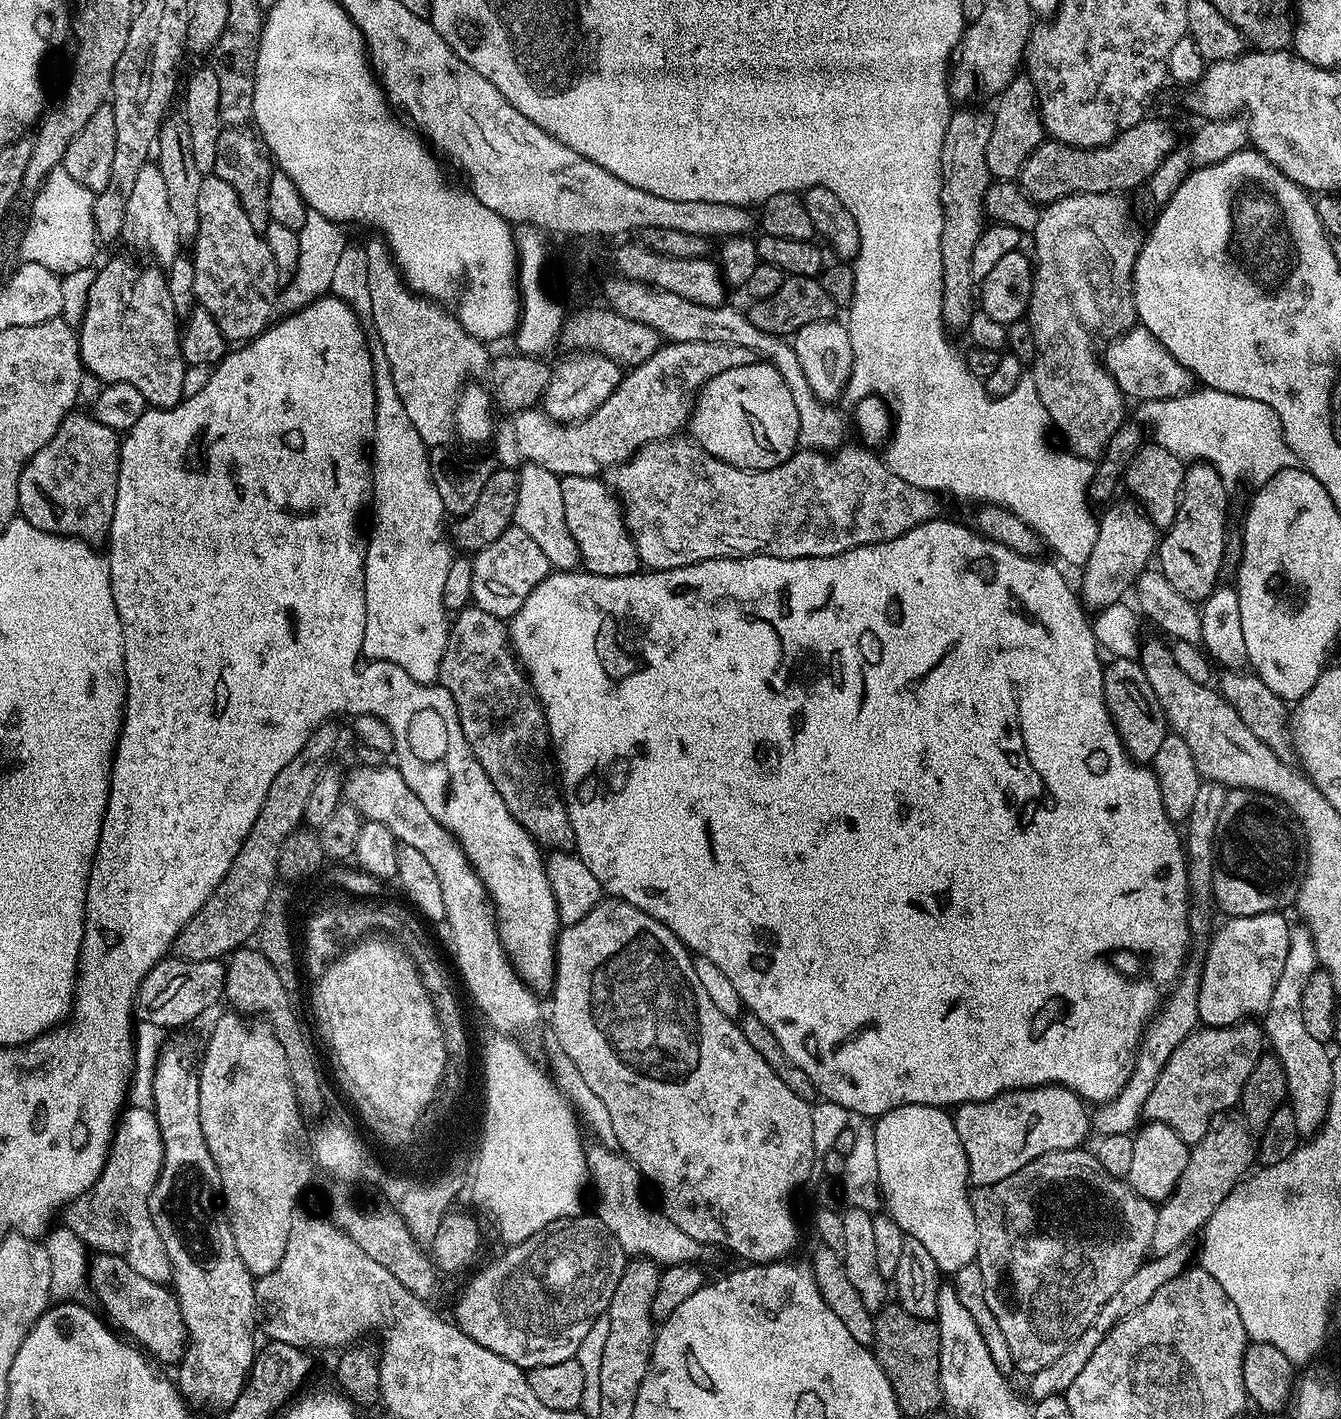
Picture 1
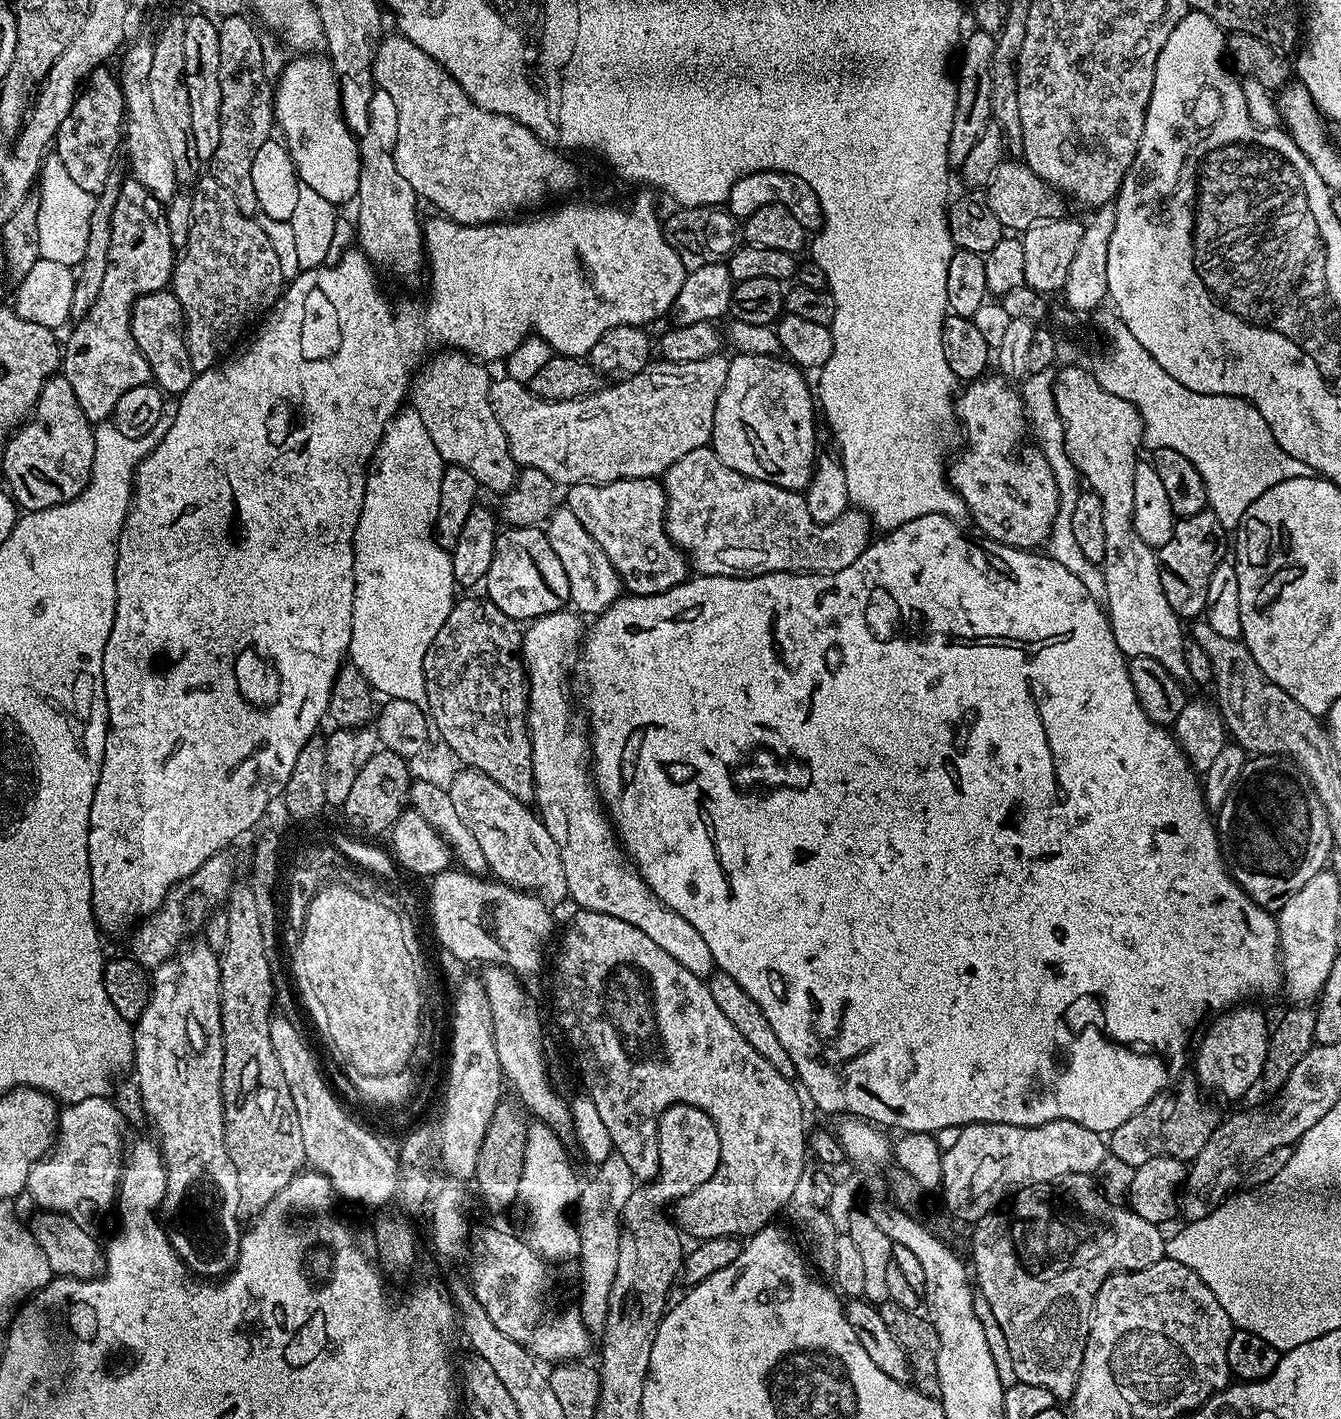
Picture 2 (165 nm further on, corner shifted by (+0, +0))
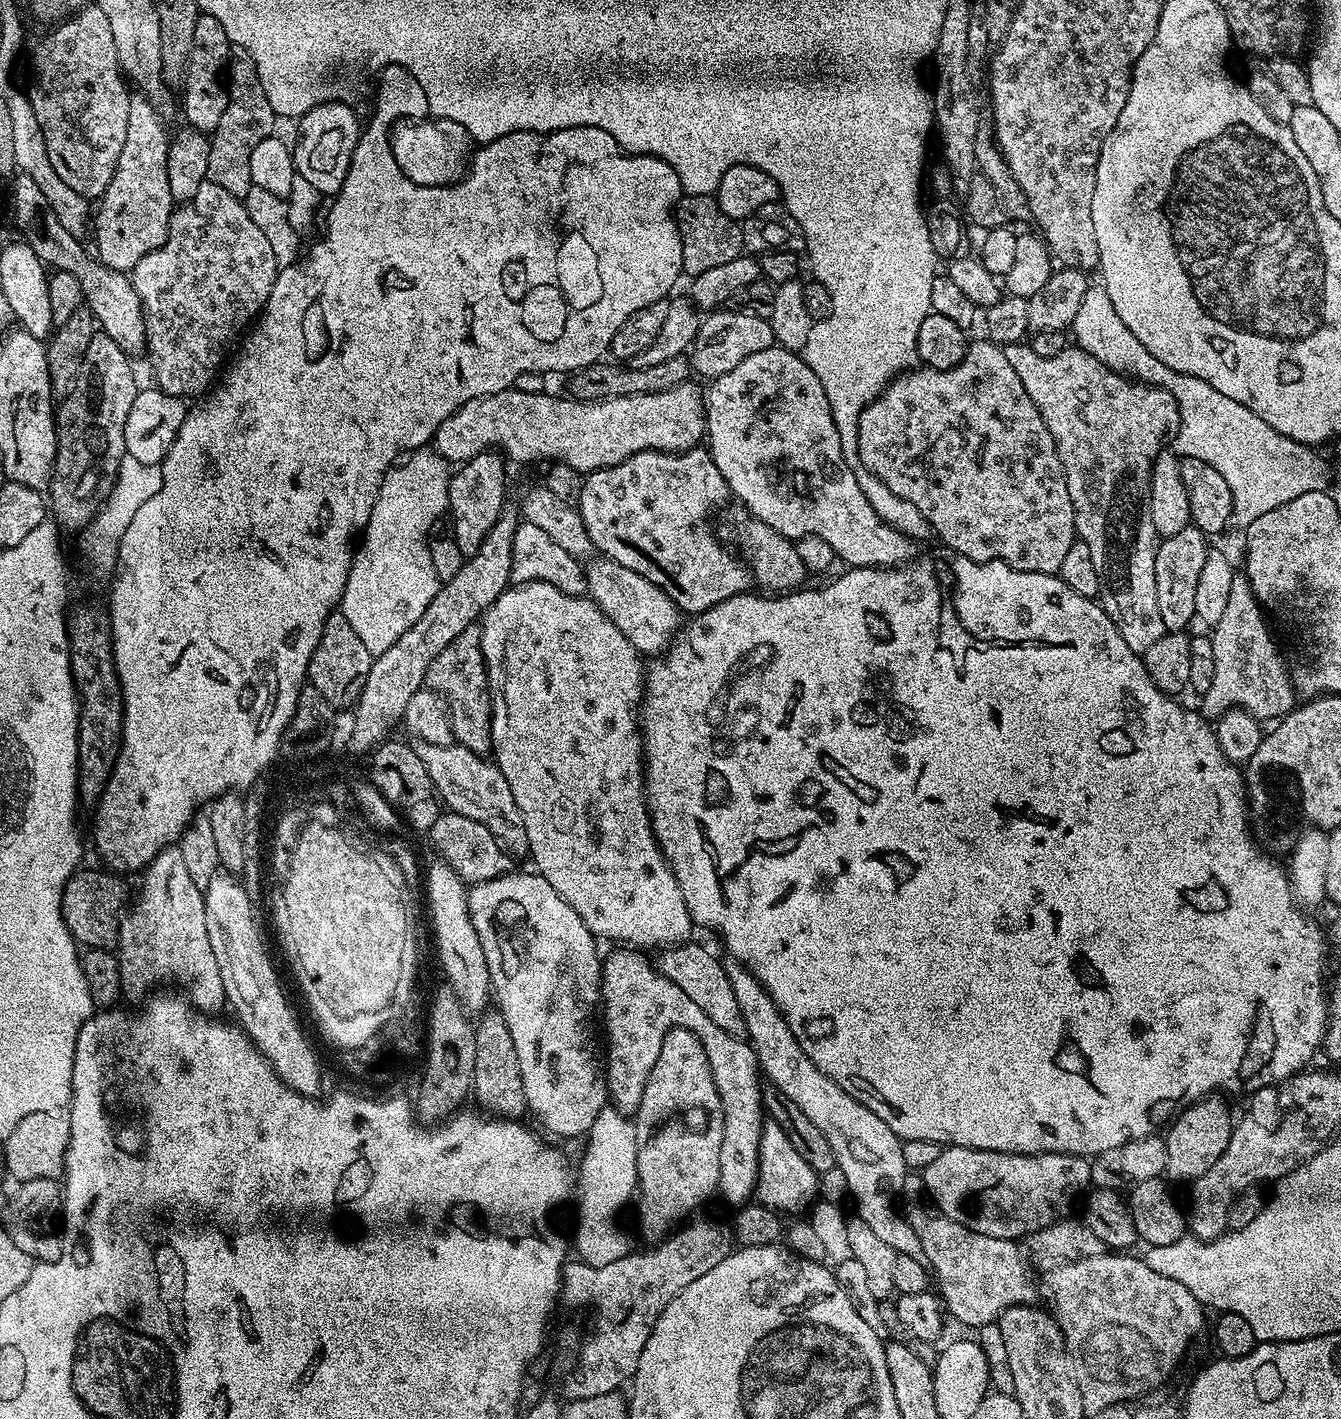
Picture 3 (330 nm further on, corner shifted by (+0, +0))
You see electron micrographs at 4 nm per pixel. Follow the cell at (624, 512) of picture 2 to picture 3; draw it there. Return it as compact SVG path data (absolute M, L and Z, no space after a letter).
M697 446L682 453L639 452L633 456L627 456L625 460L618 462L614 466L599 468L597 472L587 473L584 477L582 498L578 505L578 511L582 522L586 526L586 534L592 540L592 547L601 557L626 566L626 570L634 570L634 574L642 574L642 578L654 582L654 586L662 589L662 591L680 607L681 613L695 614L710 610L710 606L718 606L718 602L726 602L726 598L734 598L738 594L749 591L750 588L750 573L747 564L740 559L739 555L733 554L731 551L728 553L727 550L724 549L725 541L723 539L720 541L719 538L716 537L715 530L712 529L712 511L714 511L724 499L729 499L729 496L728 483L722 478L718 466L714 466L711 452L708 451L707 447Z

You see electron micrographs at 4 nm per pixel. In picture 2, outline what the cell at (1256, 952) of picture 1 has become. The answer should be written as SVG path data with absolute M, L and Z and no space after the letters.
M1233 1006L1217 1015L1216 1020L1208 1028L1208 1033L1200 1040L1200 1049L1196 1052L1196 1076L1201 1089L1209 1088L1228 1100L1240 1100L1252 1087L1261 1083L1263 1063L1266 1062L1270 1022L1256 1008L1248 1006Z

